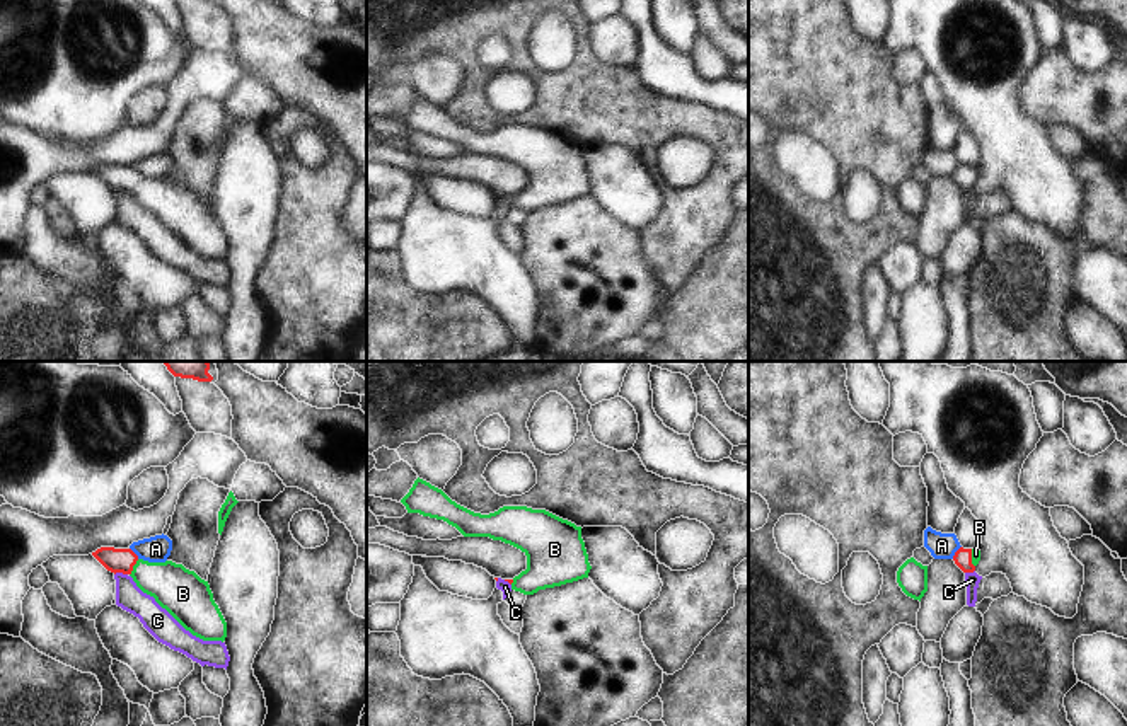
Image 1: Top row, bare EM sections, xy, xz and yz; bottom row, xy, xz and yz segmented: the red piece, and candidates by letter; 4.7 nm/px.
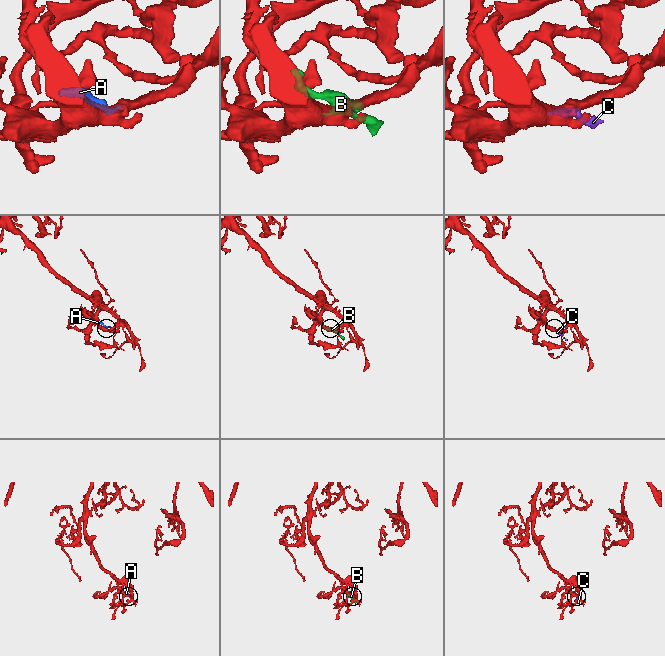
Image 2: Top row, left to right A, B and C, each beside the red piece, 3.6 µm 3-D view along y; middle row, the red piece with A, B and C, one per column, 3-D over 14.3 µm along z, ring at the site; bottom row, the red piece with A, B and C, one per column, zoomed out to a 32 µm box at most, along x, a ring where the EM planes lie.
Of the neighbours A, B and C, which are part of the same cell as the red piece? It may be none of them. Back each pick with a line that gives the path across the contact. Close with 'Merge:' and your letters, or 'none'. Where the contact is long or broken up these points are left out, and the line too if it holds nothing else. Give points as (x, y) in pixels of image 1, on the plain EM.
B: runs through xy (113, 178), (123, 178), (132, 186), (167, 200), (178, 208)
Merge: B

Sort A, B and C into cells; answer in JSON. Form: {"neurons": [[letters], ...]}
{"neurons": [["A"], ["B"], ["C"]]}

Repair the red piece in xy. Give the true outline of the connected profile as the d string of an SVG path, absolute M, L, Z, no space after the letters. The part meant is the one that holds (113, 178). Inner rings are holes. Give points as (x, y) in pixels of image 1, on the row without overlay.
M101 165L92 174L111 191L130 193L186 249L203 259L225 259L227 240L208 199L172 179L148 181L131 167Z

